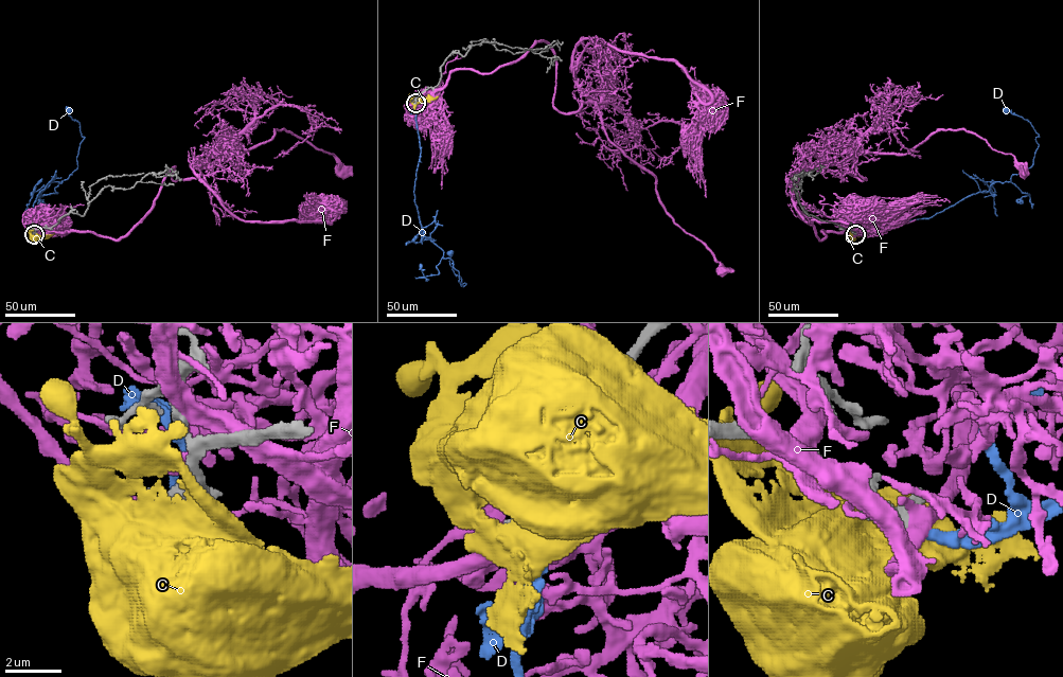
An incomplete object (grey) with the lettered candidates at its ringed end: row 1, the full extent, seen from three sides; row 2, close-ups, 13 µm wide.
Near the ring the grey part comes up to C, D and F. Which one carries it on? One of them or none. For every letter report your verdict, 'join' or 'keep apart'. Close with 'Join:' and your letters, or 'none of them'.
C: keep apart
D: join
F: keep apart
Join: D

